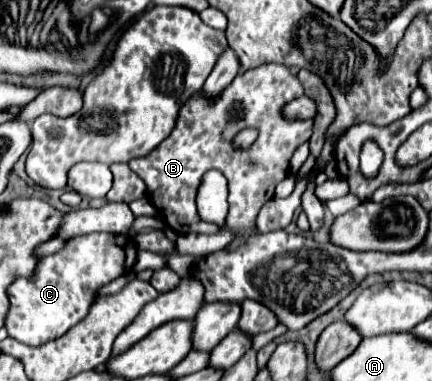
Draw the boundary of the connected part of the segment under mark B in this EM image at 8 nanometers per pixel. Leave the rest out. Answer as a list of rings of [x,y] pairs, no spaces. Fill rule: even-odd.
[[[263,65],[249,69],[225,87],[217,97],[205,97],[203,91],[195,91],[179,111],[175,129],[155,151],[145,157],[131,159],[127,165],[147,185],[147,197],[157,207],[163,221],[177,233],[219,233],[217,223],[203,221],[197,211],[197,191],[203,175],[217,169],[229,181],[229,213],[225,227],[235,235],[231,251],[245,245],[249,237],[257,233],[257,213],[273,197],[273,187],[287,175],[289,159],[299,145],[311,137],[313,121],[285,121],[281,107],[303,95],[303,87],[297,77],[285,65]],[[253,127],[259,131],[255,143],[247,149],[233,145],[239,131]]]

